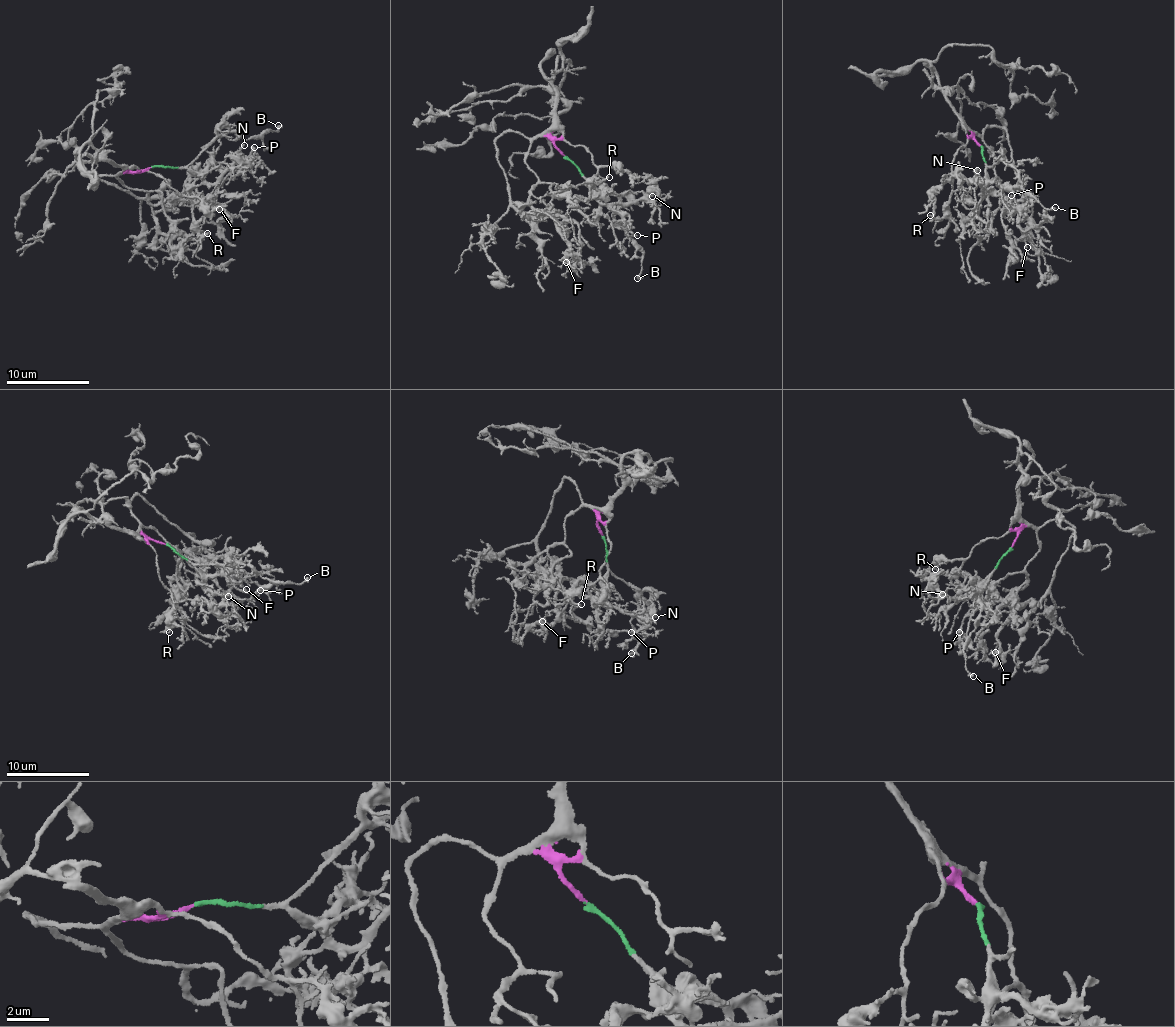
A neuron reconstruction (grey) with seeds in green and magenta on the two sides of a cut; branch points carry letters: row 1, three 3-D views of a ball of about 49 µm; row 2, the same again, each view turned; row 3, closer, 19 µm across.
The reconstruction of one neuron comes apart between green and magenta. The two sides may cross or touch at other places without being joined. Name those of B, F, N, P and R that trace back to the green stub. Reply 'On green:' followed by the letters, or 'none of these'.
On green: B, N, P

